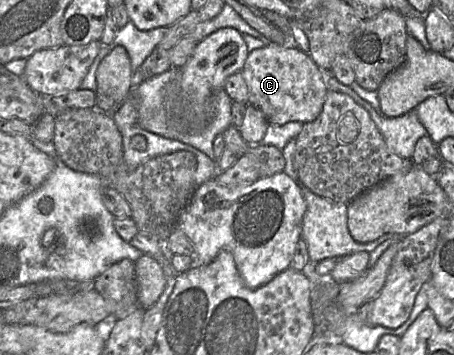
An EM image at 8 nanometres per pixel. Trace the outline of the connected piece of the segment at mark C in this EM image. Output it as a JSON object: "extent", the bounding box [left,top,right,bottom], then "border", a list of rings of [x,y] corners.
{"extent":[241,36,326,125],"border":[[[290,36],[287,44],[270,44],[248,53],[241,74],[248,87],[248,104],[257,107],[265,116],[269,124],[284,125],[291,121],[303,124],[314,121],[322,111],[326,93],[326,74],[311,57],[291,42]]]}

